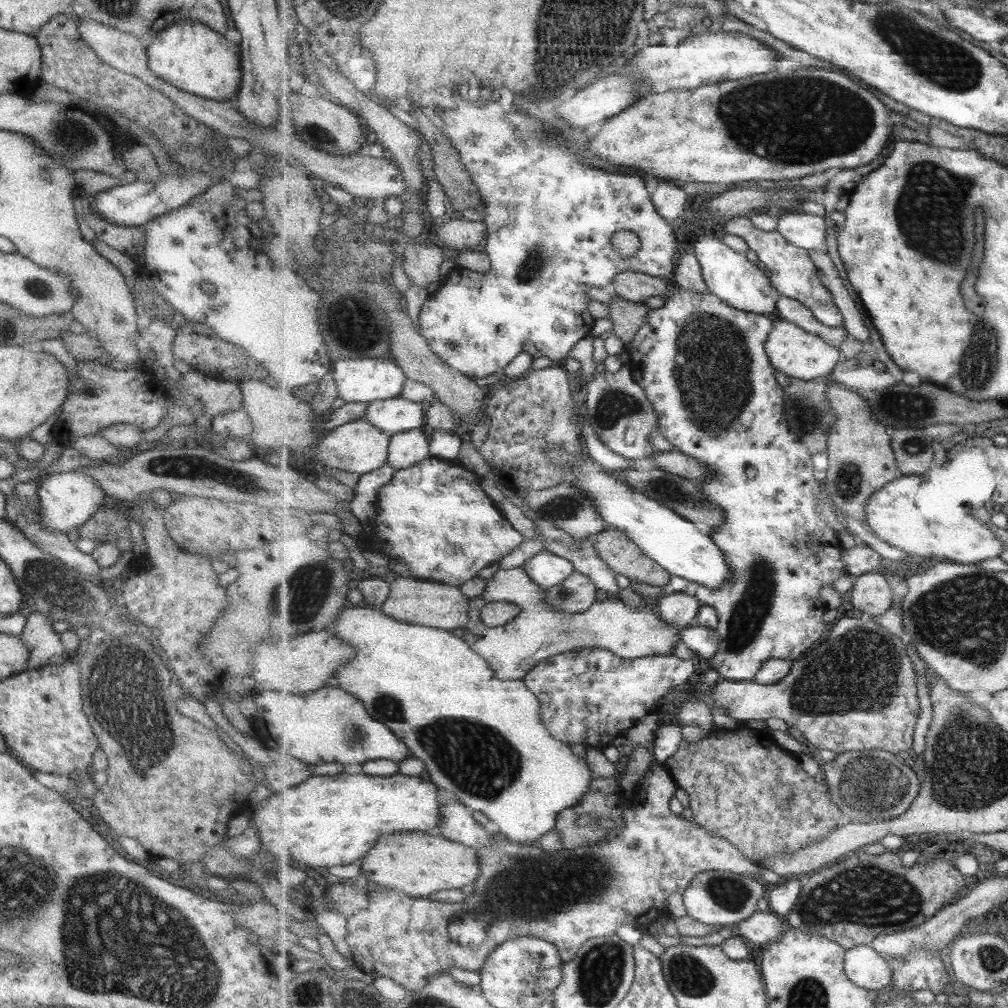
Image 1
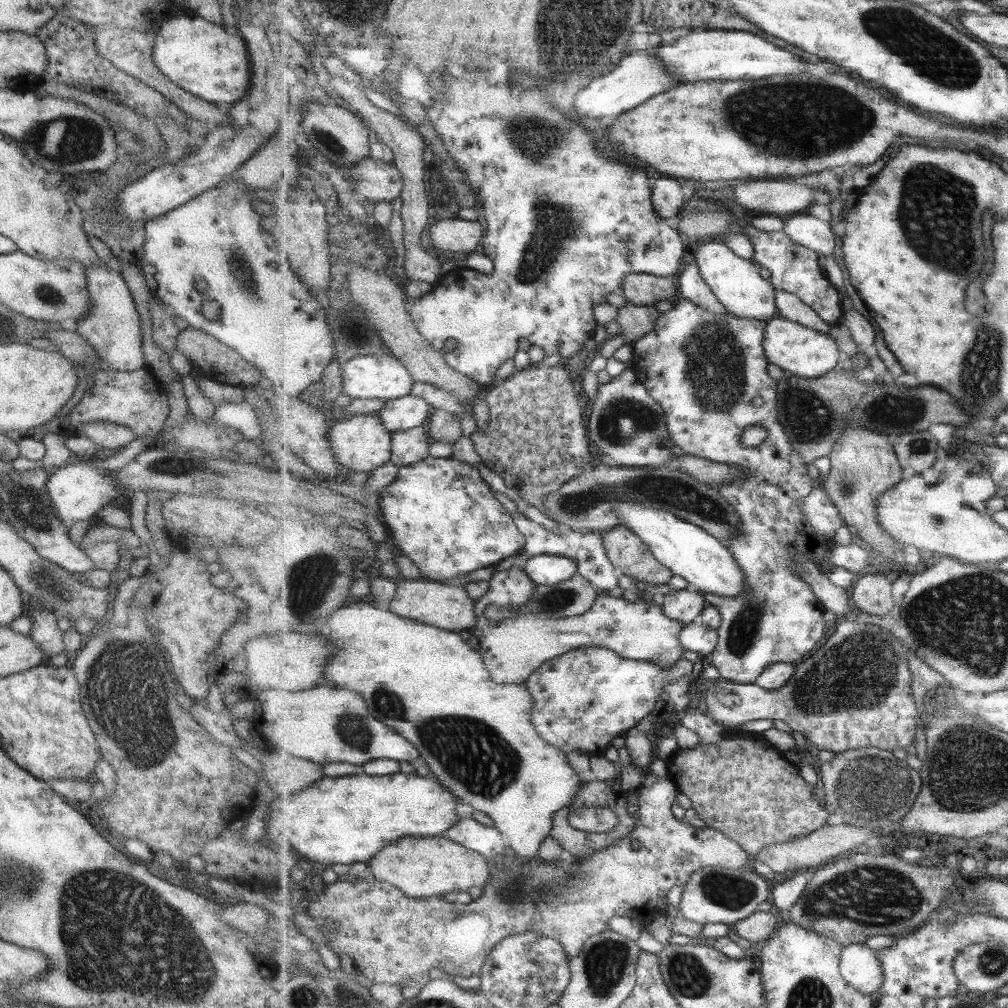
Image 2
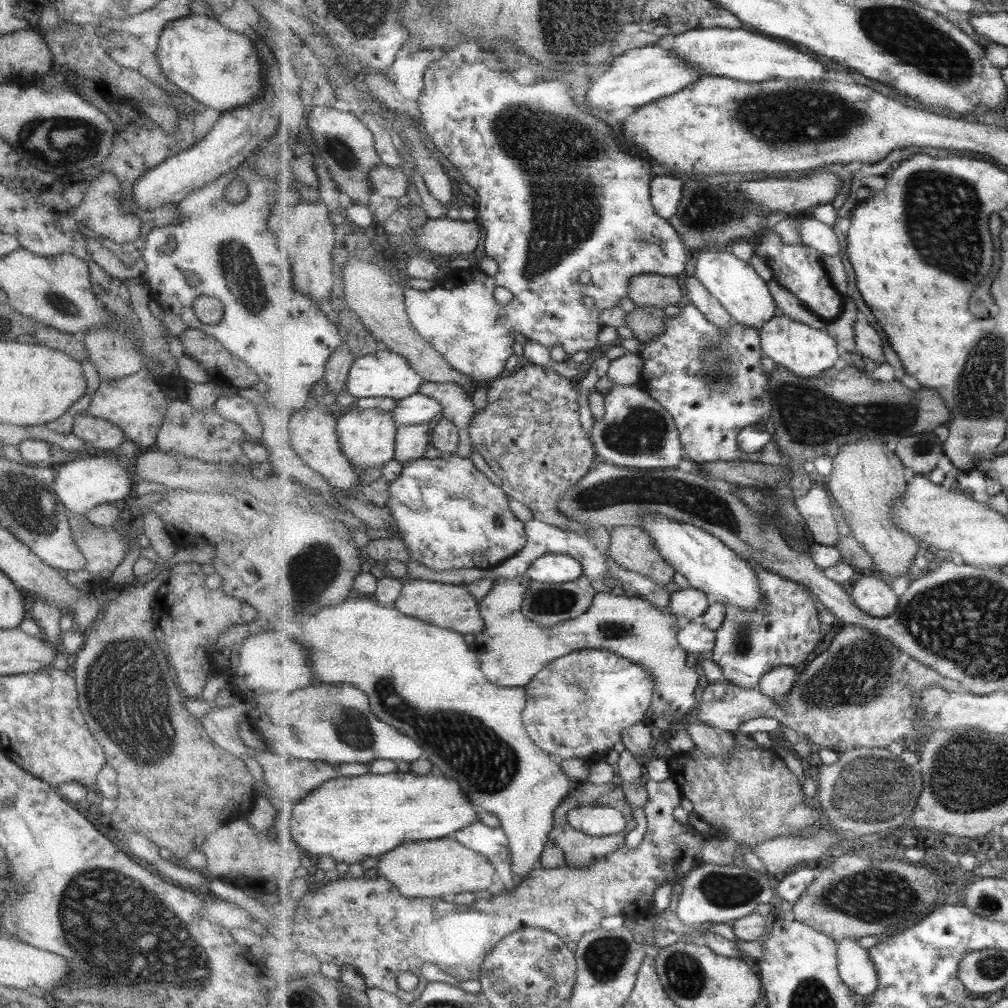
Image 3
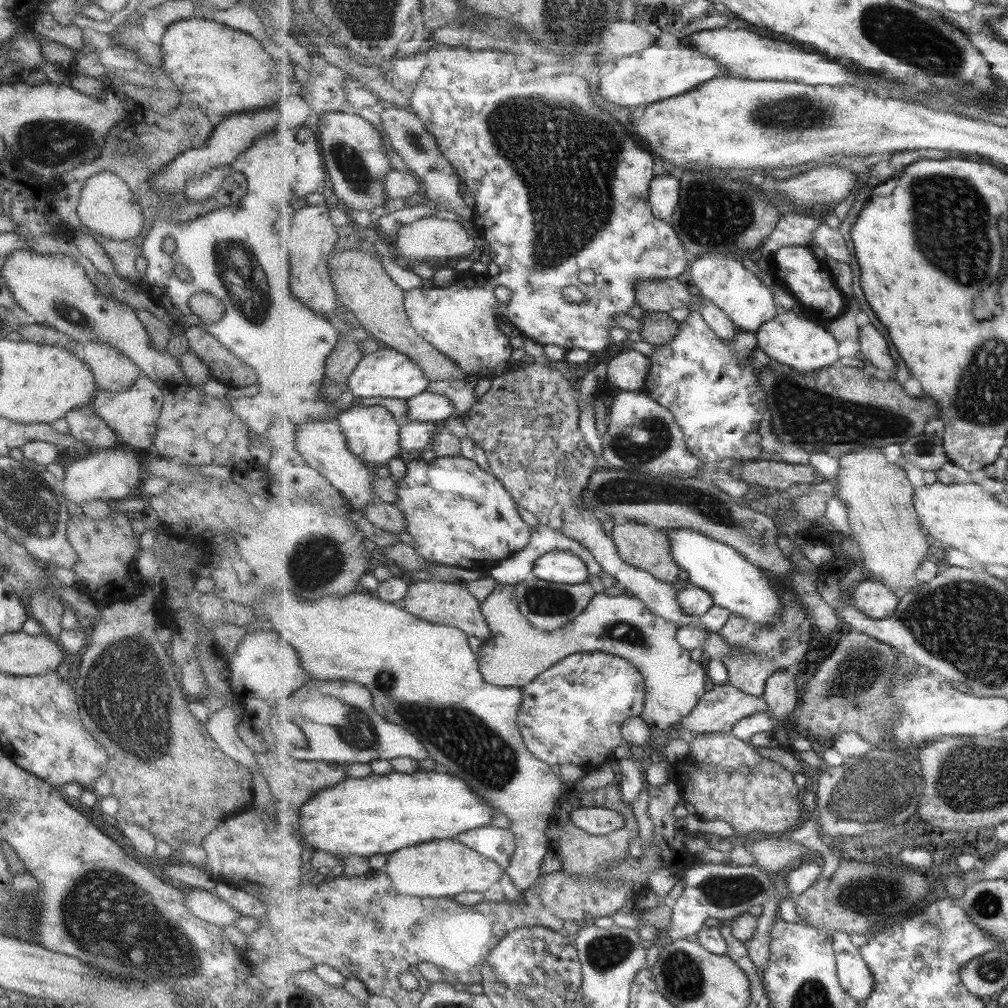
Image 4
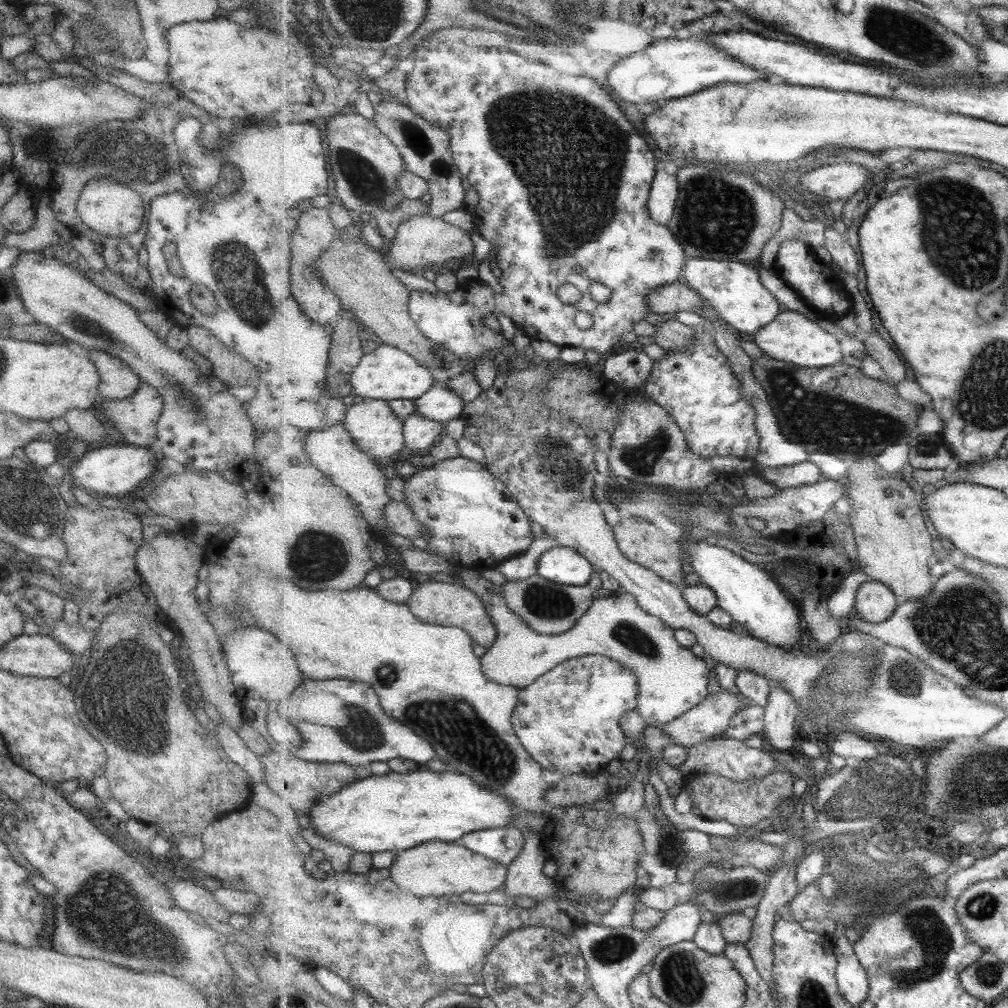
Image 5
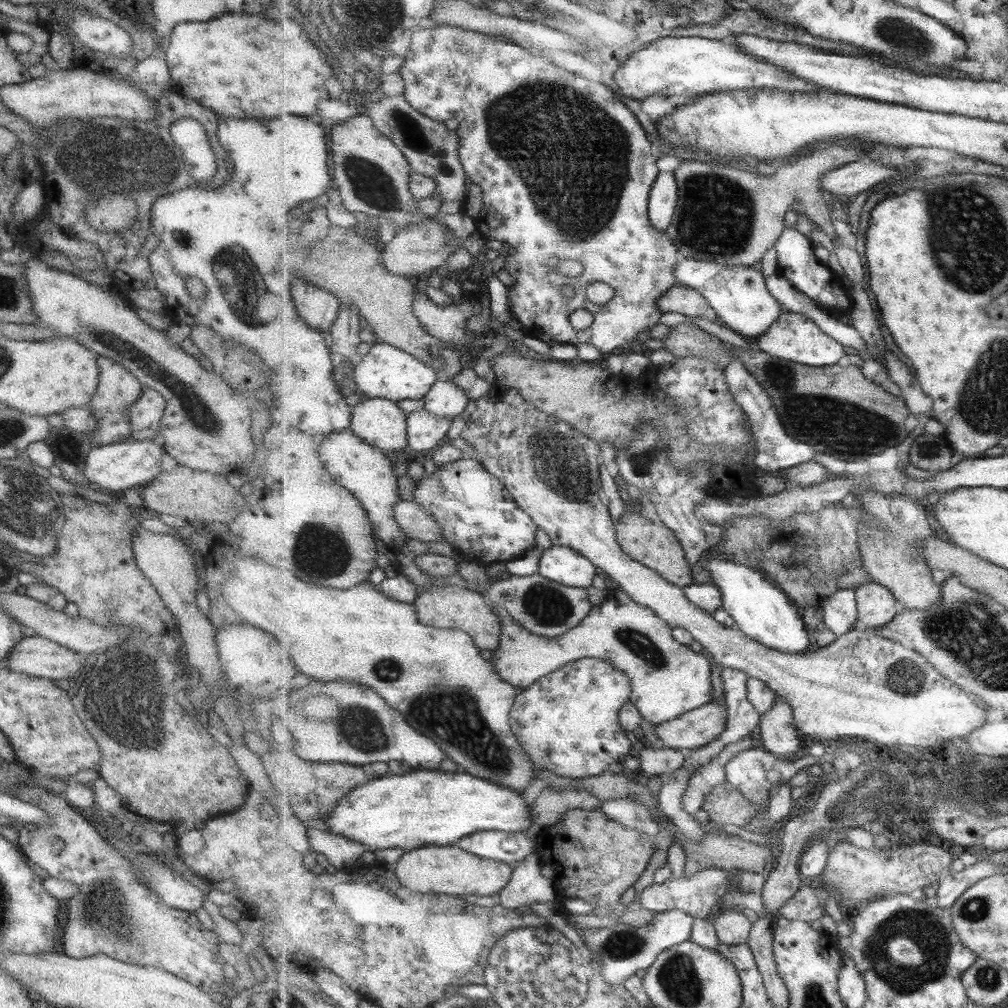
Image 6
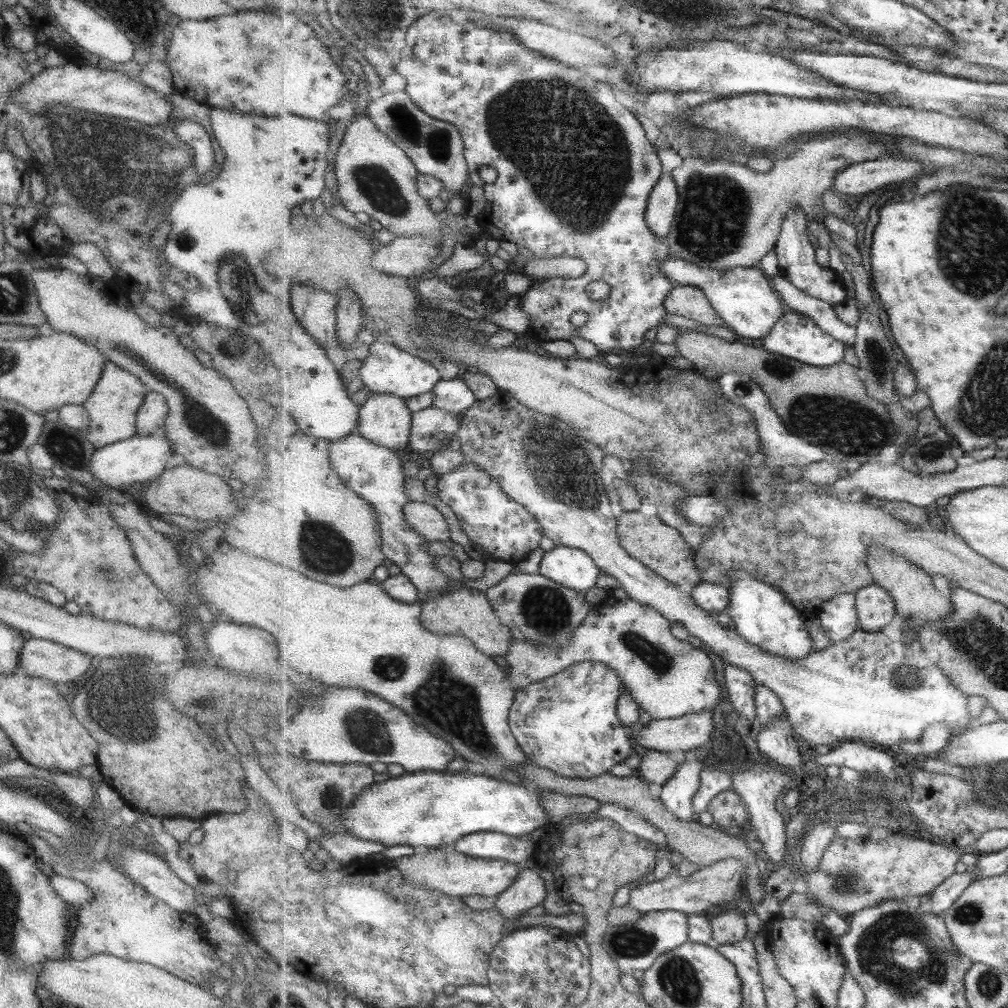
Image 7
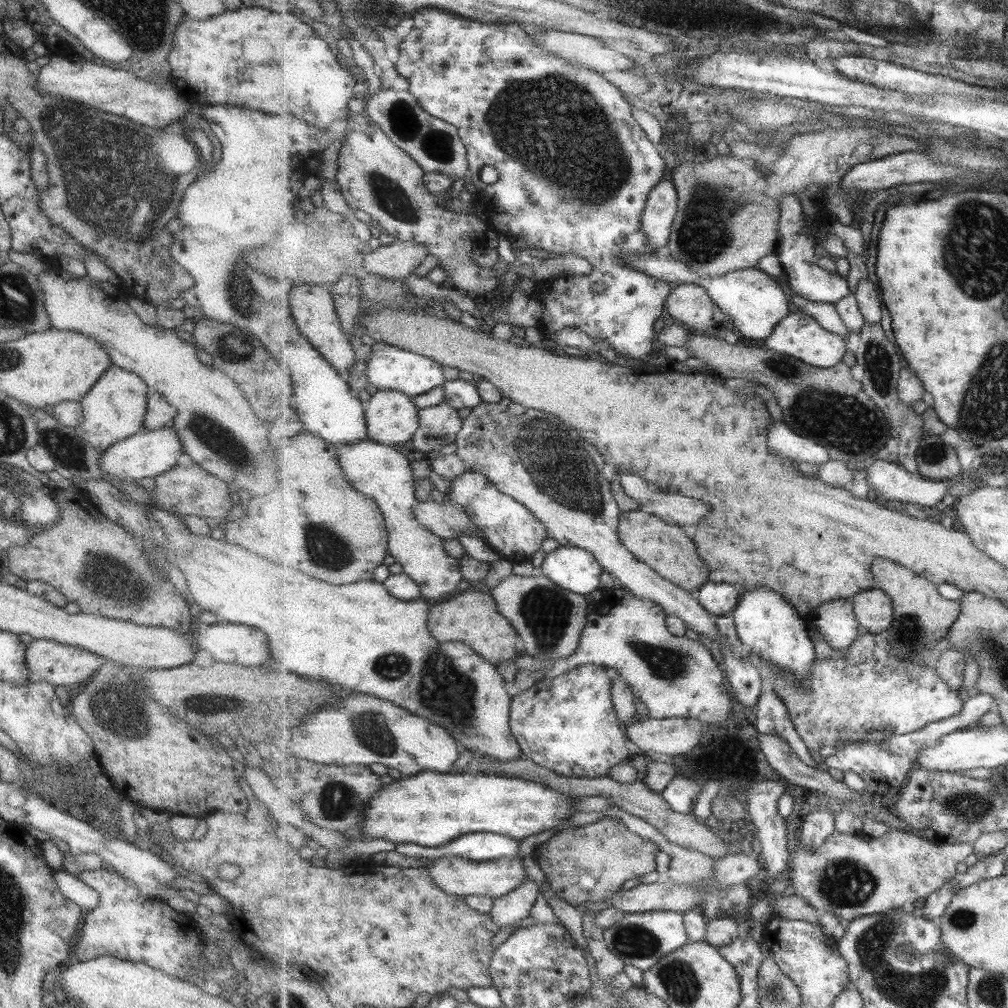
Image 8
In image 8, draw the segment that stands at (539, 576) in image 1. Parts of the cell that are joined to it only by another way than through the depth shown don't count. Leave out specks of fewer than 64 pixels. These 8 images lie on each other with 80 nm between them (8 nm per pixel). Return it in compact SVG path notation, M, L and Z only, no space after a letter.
M559 546L547 553L542 575L561 588L588 595L601 585L602 566L588 550L573 546Z

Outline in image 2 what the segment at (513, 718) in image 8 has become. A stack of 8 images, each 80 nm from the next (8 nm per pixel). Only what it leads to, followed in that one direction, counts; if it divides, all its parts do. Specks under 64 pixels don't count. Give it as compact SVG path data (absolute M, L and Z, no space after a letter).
M603 647L570 650L544 662L527 680L526 688L534 696L532 721L539 734L553 746L559 747L560 752L578 750L591 756L603 756L605 750L614 745L615 738L622 738L628 730L639 724L639 720L652 714L666 686L673 679L687 677L693 672L693 663L691 660L681 658L670 669L666 669L659 663L623 658L614 650Z

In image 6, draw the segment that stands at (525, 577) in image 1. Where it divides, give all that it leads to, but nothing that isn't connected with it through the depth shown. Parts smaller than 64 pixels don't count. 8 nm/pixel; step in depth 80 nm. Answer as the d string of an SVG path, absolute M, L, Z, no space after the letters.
M616 588L614 590L613 598L607 597L602 604L595 605L591 609L589 616L584 618L583 622L581 622L577 628L568 630L559 638L545 638L543 635L535 634L533 631L527 630L521 623L518 623L511 615L507 615L505 612L499 612L499 610L495 610L495 612L500 615L500 621L502 622L502 637L498 649L494 650L489 661L493 665L494 671L499 674L499 677L501 677L505 683L510 683L521 690L535 685L541 678L543 678L543 676L548 676L548 674L554 673L558 668L561 668L561 666L566 665L567 663L575 662L582 658L600 658L612 662L619 670L622 670L626 674L629 680L631 680L631 685L634 686L634 694L632 694L631 701L635 703L635 706L639 709L642 717L655 726L662 722L675 720L676 718L681 717L682 714L705 706L708 702L713 700L713 696L711 696L711 694L713 694L713 686L711 686L711 664L713 661L711 658L704 651L695 652L695 650L691 650L691 647L677 642L674 637L673 629L667 622L665 622L665 620L658 614L655 614L654 610L651 610L647 606L641 606L638 602L635 602L628 596L627 592L622 589Z

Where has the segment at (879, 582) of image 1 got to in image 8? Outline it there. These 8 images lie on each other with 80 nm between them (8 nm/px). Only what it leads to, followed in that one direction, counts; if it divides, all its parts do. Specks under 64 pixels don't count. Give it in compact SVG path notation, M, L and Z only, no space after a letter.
M879 588L869 589L853 597L854 611L863 632L884 634L895 616L891 595Z

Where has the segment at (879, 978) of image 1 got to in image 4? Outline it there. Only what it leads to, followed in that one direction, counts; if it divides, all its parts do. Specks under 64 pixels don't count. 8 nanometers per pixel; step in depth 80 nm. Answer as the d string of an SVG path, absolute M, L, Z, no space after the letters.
M847 932L833 934L833 948L837 958L837 976L842 982L843 991L864 1002L873 994L875 977L867 961L861 956L861 950L855 946Z

